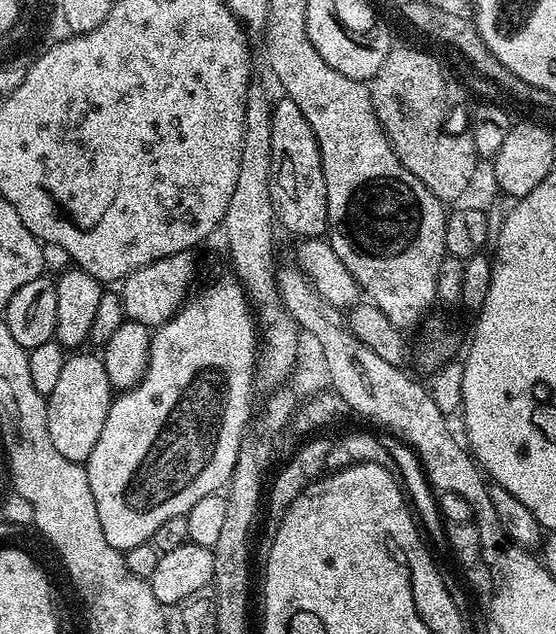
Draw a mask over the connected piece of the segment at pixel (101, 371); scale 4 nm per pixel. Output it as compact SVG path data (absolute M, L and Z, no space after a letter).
M72 354L67 357L65 364L62 366L62 375L58 377L58 382L54 385L52 393L46 397L48 402L48 429L50 430L50 442L54 442L58 454L63 454L65 458L70 458L70 462L75 464L84 464L90 458L90 450L94 450L94 445L98 443L98 437L102 435L102 426L106 426L106 414L110 410L114 399L114 389L110 378L106 378L106 366L103 359L99 355L96 356L76 356L80 354Z

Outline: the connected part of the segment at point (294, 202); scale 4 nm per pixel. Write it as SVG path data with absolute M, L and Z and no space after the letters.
M287 98L275 101L272 110L272 173L270 198L274 206L277 225L299 238L320 238L328 230L328 199L326 178L322 174L322 158L314 130L306 122L306 114Z

